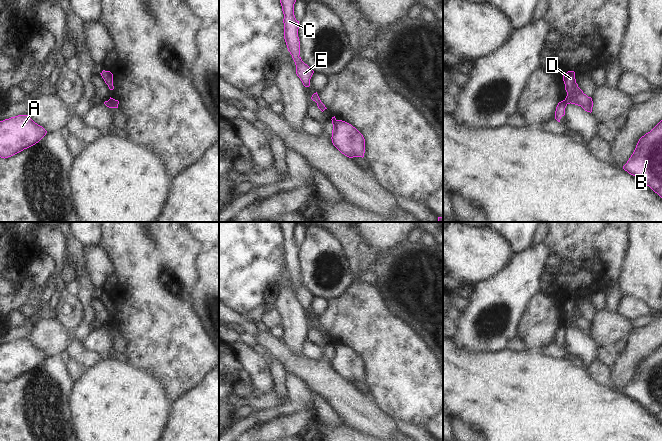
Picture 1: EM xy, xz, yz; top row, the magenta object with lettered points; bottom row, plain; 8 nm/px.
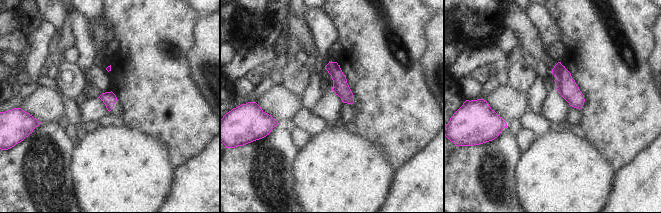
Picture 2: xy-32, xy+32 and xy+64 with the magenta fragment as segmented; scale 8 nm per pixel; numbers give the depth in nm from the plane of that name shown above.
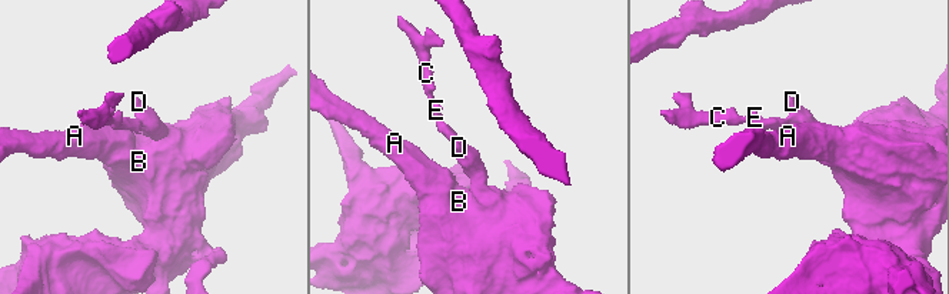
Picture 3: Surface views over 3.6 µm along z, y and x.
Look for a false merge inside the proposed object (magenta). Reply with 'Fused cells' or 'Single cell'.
Fused cells

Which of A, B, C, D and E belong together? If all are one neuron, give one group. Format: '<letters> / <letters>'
A B D / C E

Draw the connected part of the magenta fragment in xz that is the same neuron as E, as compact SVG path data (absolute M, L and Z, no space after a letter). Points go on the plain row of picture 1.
M279 222L282 235L284 238L284 263L288 275L296 289L296 298L302 305L305 311L310 310L310 303L314 295L305 288L300 279L300 265L298 261L299 245L296 244L294 239L294 228L296 222Z

